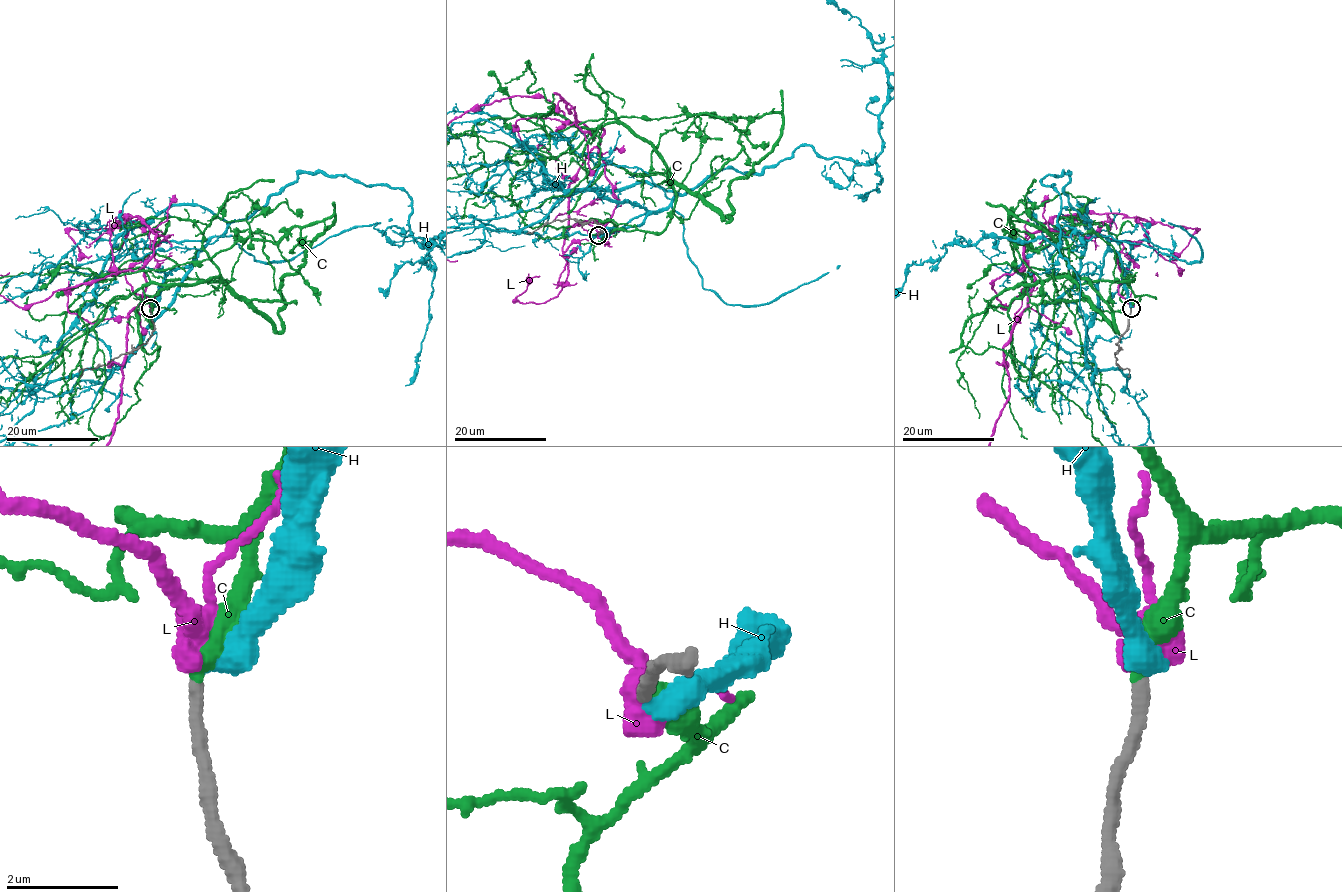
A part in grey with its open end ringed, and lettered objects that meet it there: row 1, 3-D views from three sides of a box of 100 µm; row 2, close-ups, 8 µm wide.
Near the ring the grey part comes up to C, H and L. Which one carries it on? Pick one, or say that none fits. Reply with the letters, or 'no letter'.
C

